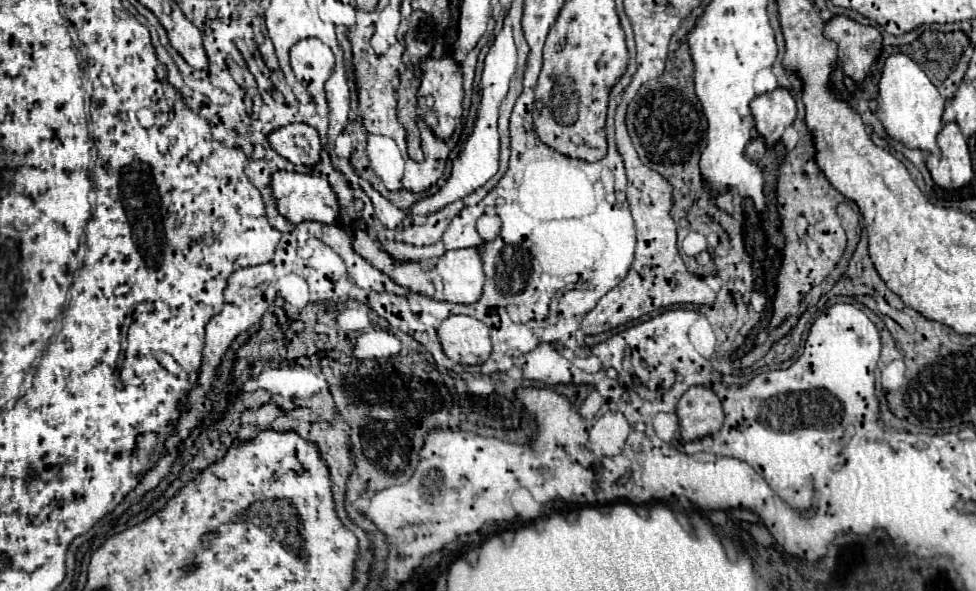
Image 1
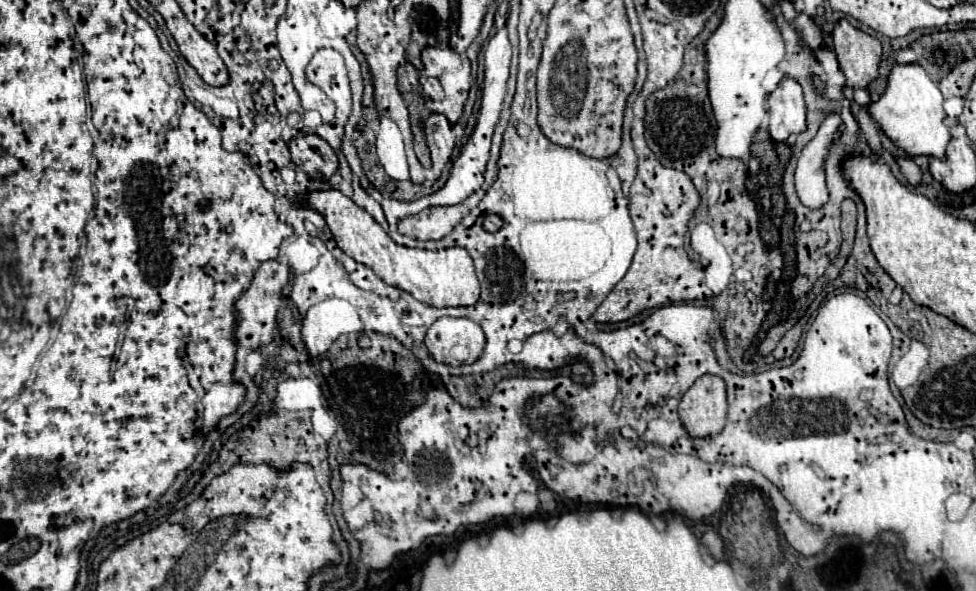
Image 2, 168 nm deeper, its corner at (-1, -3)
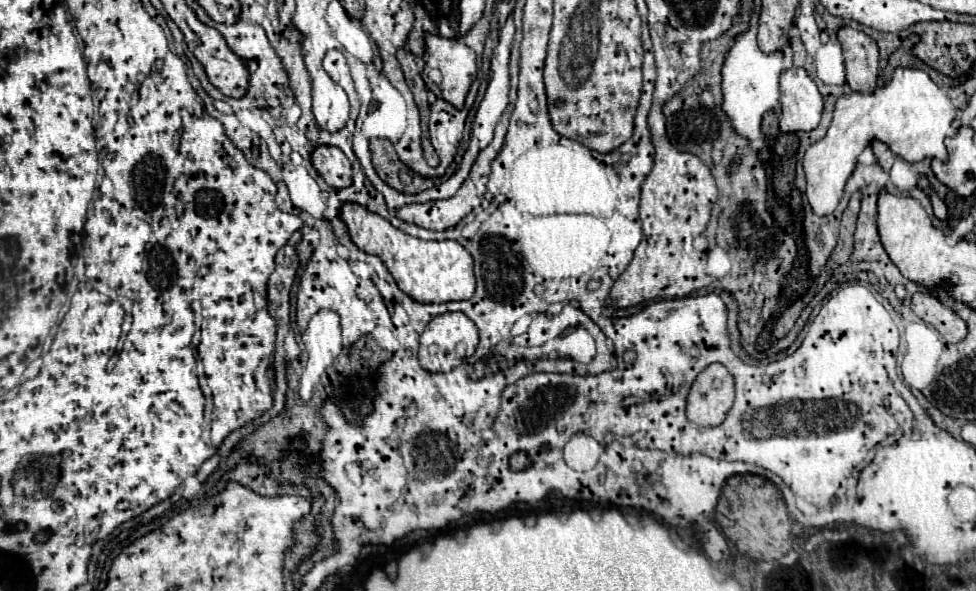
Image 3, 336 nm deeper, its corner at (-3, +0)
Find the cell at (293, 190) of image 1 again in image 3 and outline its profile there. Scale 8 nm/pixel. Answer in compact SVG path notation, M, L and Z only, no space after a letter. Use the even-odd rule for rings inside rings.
M343 206L341 218L349 228L351 240L365 252L377 254L397 286L415 302L431 304L431 302L451 302L451 300L469 300L475 292L475 276L473 276L473 258L471 254L455 240L419 240L413 238L395 226L389 220L381 218L365 210L363 206Z

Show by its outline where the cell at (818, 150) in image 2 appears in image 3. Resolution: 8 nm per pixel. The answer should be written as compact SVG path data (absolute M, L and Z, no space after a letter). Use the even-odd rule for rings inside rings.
M897 68L891 82L877 88L873 94L851 92L849 96L841 96L825 138L809 146L803 158L807 198L813 212L817 216L829 216L837 208L845 182L853 174L861 150L871 146L873 140L881 140L893 154L899 154L907 162L919 162L923 158L945 162L947 150L943 140L955 134L955 118L957 108L951 104L947 94L923 70L913 68Z

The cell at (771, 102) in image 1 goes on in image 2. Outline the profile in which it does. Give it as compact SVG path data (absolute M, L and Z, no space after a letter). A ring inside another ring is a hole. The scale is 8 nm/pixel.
M783 79L769 95L769 135L773 141L787 141L791 133L805 129L805 101L801 85L793 79Z

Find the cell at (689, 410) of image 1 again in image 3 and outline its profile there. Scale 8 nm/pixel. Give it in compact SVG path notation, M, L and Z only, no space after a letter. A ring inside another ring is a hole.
M723 364L705 368L687 396L687 418L697 426L719 426L733 406L733 376Z

